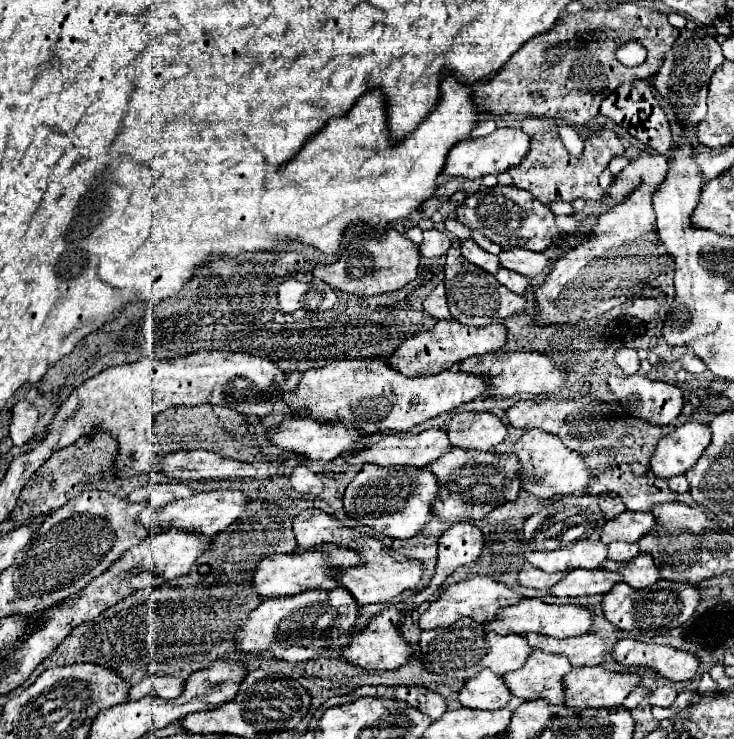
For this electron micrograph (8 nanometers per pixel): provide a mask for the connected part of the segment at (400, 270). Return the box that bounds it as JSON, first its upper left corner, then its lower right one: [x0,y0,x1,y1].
[314,229,420,296]

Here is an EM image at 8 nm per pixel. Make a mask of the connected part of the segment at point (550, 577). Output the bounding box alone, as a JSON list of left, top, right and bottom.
[518,568,564,588]

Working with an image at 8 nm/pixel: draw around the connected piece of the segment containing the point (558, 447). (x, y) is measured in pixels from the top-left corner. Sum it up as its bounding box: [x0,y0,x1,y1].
[512,430,594,498]

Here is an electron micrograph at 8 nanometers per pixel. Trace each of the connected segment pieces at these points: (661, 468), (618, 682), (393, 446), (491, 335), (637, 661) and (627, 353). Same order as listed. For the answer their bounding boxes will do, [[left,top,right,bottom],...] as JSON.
[[650,422,710,480],[564,666,638,710],[346,428,452,468],[386,320,506,376],[612,640,698,682],[614,350,640,374]]

